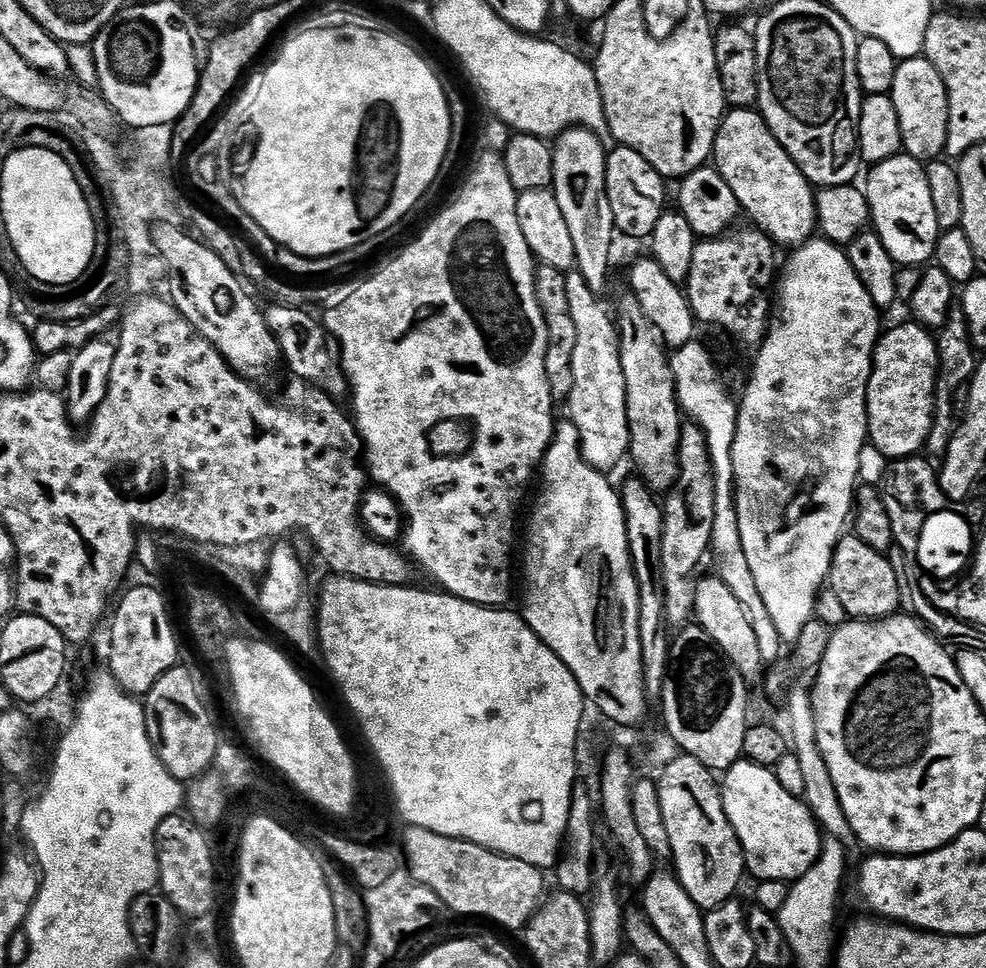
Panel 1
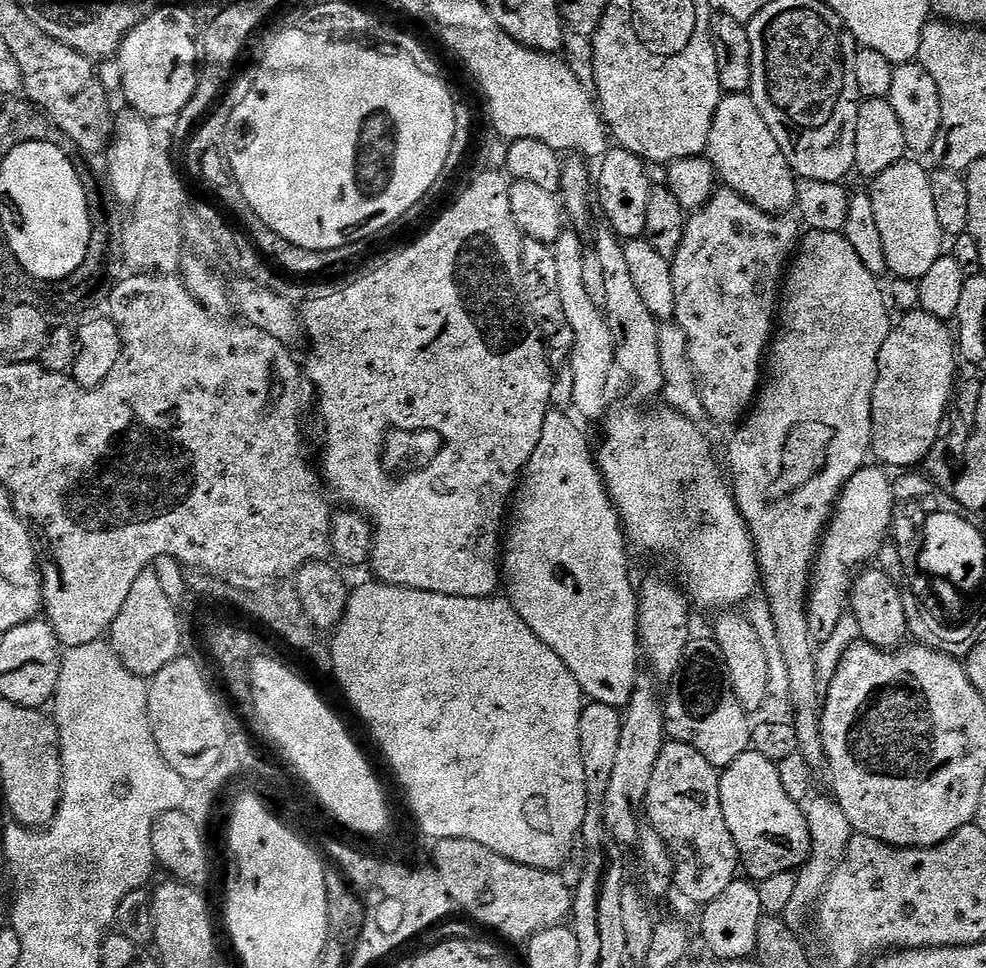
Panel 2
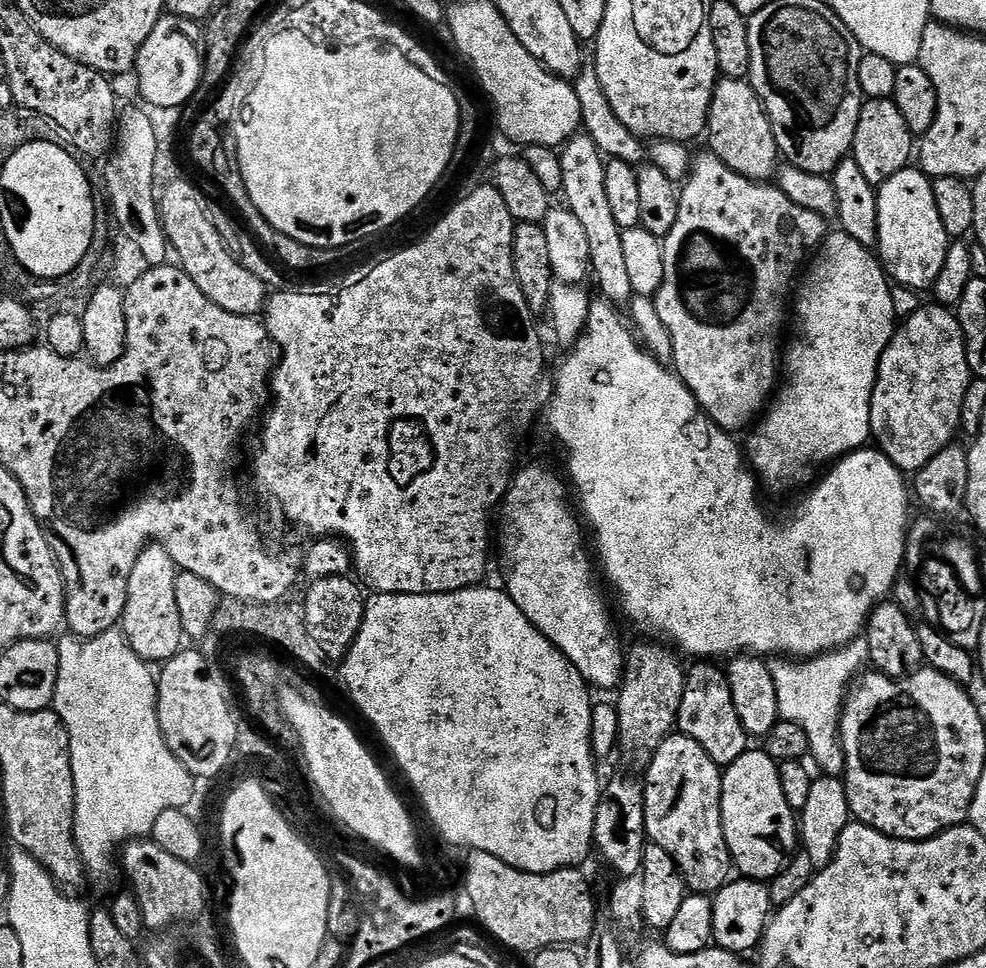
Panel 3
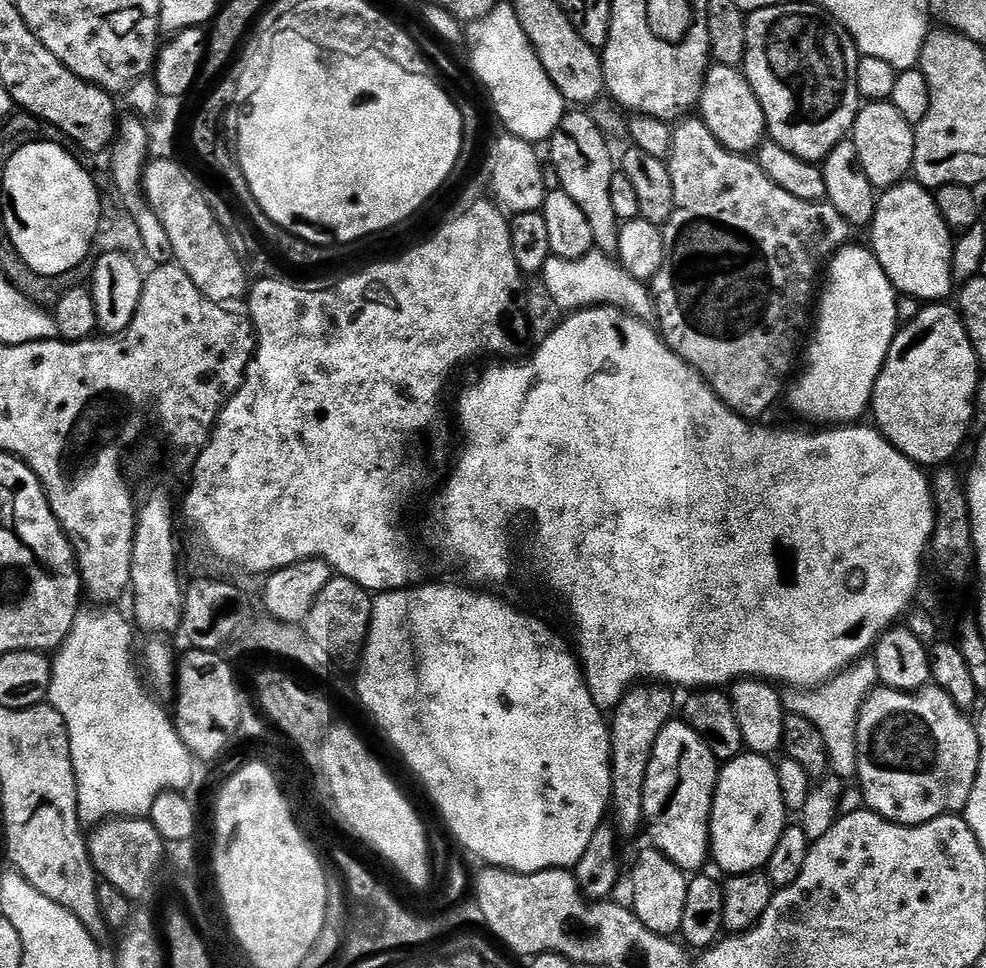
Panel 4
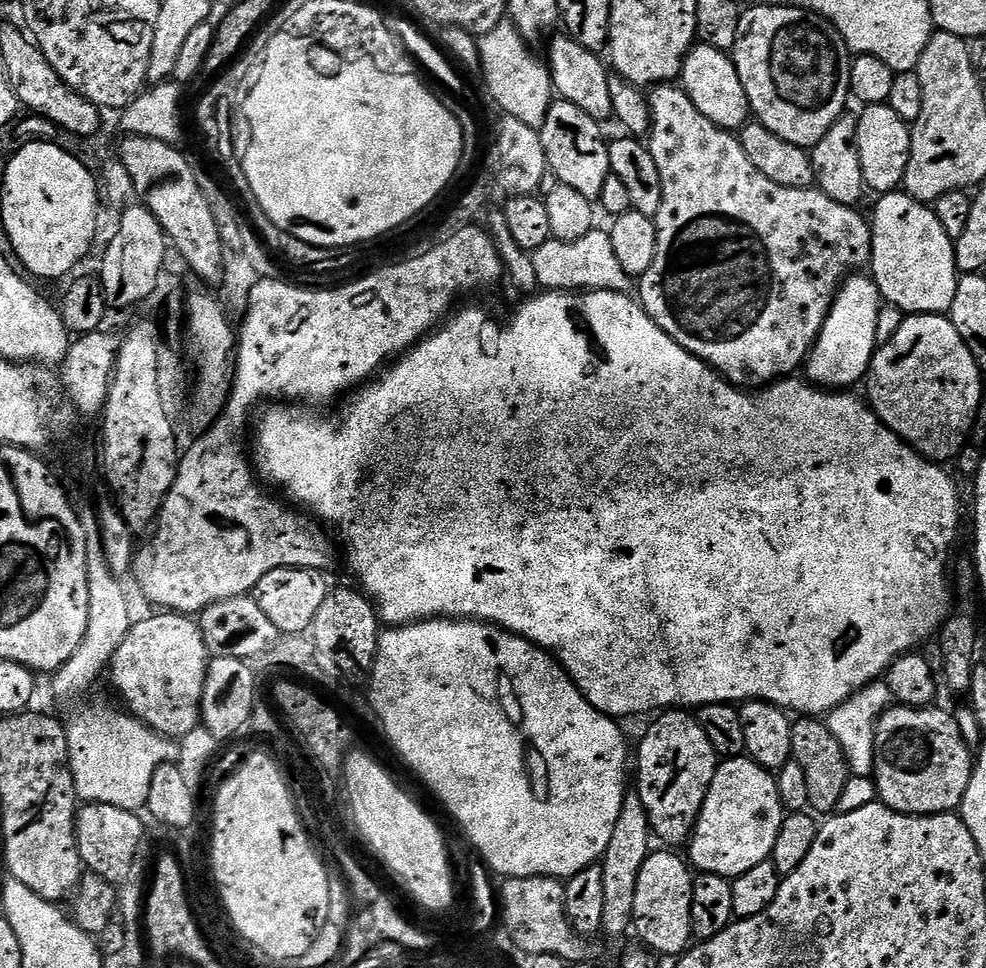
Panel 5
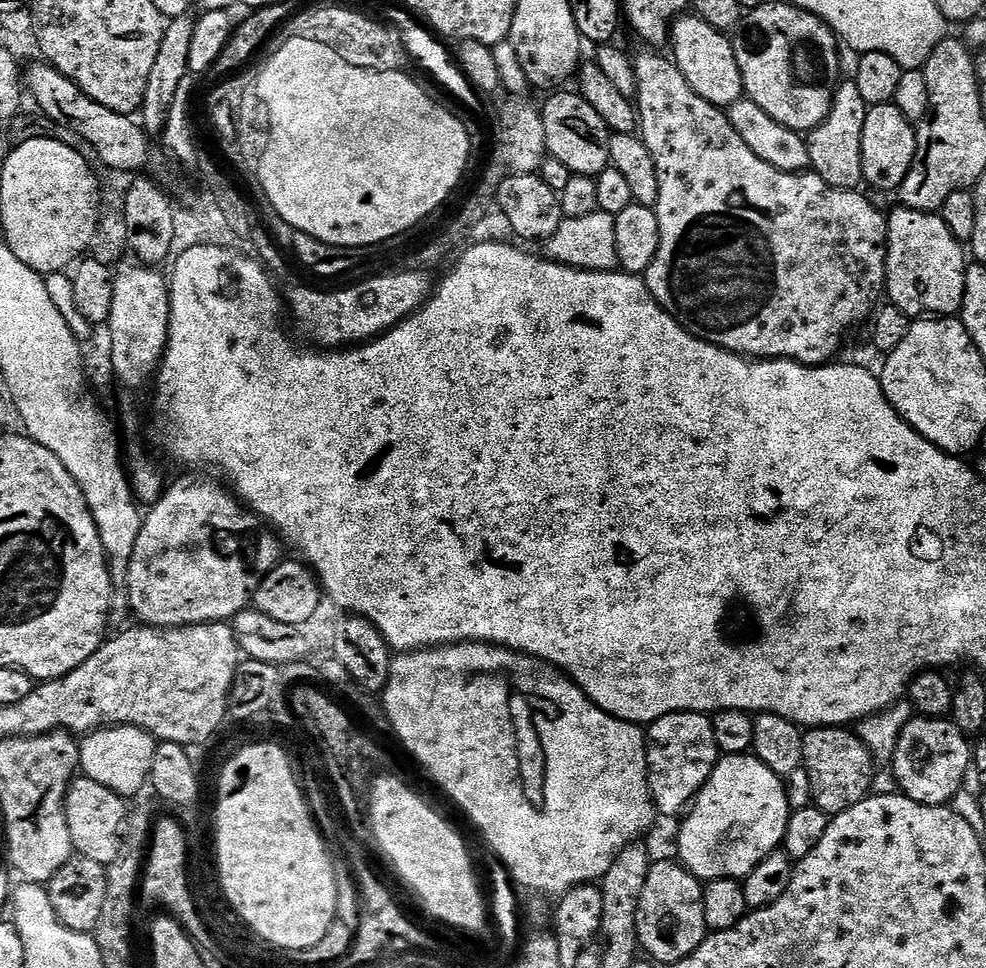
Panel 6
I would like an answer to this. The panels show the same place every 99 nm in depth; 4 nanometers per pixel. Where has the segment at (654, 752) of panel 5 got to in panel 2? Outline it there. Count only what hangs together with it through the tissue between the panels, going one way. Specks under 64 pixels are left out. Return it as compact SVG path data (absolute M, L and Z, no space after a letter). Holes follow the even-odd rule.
M665 743L662 754L658 758L658 766L654 766L654 778L650 778L650 790L646 805L646 820L658 834L662 834L662 842L670 850L672 860L676 864L675 891L681 892L697 906L714 902L738 879L741 867L740 855L734 846L734 838L730 834L730 826L726 826L726 818L722 814L722 798L720 797L720 772L698 750L685 744Z

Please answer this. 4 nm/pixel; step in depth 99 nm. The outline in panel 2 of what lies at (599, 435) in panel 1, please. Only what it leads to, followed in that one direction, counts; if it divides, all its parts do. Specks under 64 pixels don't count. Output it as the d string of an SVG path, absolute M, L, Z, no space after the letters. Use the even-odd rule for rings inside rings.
M565 230L553 244L555 258L557 259L558 287L561 290L562 310L566 311L566 320L574 332L574 346L569 356L568 371L572 376L572 400L579 412L590 420L603 418L607 415L606 410L612 402L612 374L616 372L616 347L614 346L613 331L610 330L609 322L603 314L603 309L596 307L591 301L585 289L583 281L584 262L586 249L576 234L577 231Z

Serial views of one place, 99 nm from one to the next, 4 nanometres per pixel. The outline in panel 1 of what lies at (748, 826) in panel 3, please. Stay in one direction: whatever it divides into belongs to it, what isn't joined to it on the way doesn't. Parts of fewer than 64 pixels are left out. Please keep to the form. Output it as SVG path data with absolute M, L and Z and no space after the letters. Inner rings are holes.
M742 758L733 768L729 768L727 772L723 773L720 793L724 799L726 818L730 822L730 826L734 826L734 834L744 851L744 863L747 871L751 875L753 872L757 876L757 881L793 882L802 878L818 862L822 829L816 823L816 819L813 818L812 812L803 799L790 794L779 784L773 769L763 768L752 760Z

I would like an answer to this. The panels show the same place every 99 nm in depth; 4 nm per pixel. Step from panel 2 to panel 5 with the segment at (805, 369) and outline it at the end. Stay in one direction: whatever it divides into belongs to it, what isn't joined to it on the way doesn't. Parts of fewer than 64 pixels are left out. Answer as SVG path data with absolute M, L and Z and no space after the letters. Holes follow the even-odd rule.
M852 274L840 286L830 314L822 326L812 355L806 361L807 379L825 390L848 390L865 379L878 347L878 318L882 297L876 281L868 274Z

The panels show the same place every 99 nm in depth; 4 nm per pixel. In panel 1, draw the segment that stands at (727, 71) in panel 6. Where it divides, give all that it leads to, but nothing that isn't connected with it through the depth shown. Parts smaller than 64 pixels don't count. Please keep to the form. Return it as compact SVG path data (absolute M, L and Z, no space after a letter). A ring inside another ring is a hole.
M732 108L720 121L720 129L712 147L711 159L726 186L734 190L741 213L749 216L759 231L765 232L773 244L795 250L813 239L816 227L816 197L813 185L800 173L790 154L775 140L772 131L752 108Z

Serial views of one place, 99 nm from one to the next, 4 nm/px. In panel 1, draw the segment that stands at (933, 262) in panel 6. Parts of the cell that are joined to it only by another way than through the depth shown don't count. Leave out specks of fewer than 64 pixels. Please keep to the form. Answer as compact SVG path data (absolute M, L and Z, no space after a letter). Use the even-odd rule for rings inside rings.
M891 156L869 171L872 173L868 176L868 184L863 185L871 227L882 238L886 254L890 254L898 266L927 265L933 259L940 240L941 231L934 215L930 184L926 182L924 169L925 165L913 156Z

